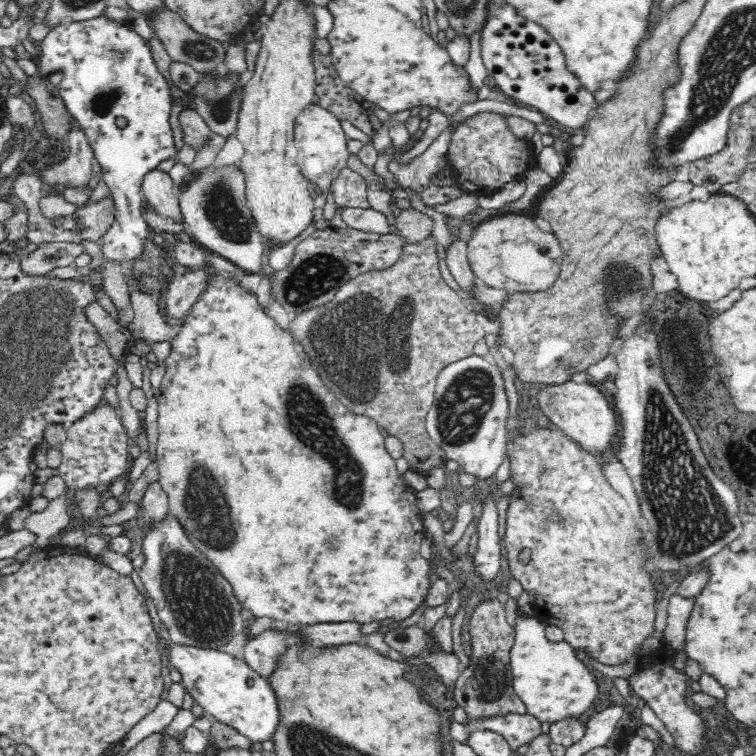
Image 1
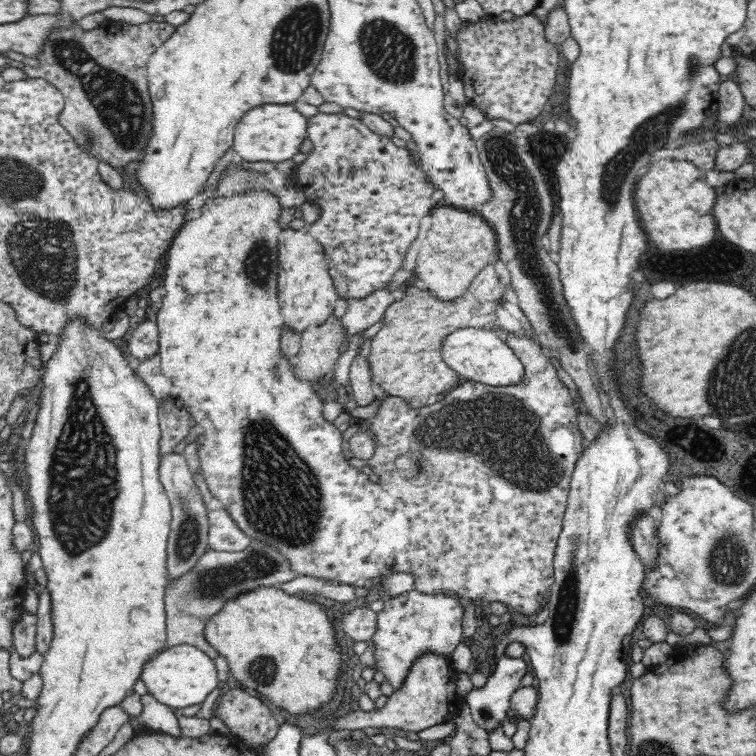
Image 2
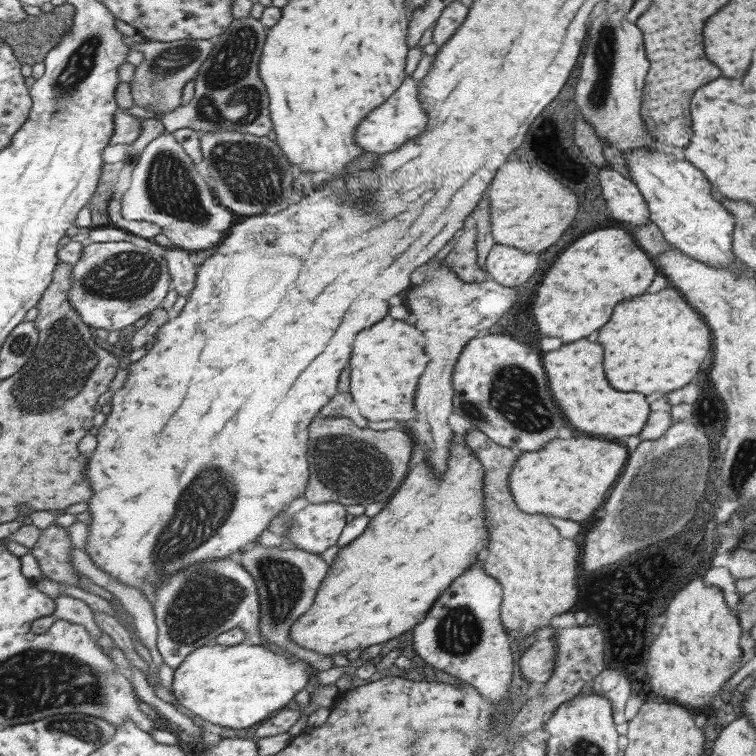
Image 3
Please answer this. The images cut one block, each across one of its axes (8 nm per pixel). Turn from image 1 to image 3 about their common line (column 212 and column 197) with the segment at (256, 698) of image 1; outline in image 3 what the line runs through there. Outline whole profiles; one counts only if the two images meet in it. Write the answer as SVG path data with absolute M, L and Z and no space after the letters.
M243 642L239 646L223 646L211 644L195 650L187 662L173 676L173 696L177 698L177 706L185 712L191 712L197 720L207 720L211 724L219 724L221 728L249 728L257 722L265 722L273 718L279 710L291 708L295 702L295 694L311 684L311 678L317 676L319 670L303 660L287 658L285 654L275 654L265 646L251 646Z

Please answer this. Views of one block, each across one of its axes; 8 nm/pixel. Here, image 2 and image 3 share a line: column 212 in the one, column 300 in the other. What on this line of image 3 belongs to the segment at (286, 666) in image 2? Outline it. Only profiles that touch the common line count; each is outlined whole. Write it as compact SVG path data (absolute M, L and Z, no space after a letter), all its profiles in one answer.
M455 434L451 440L445 468L447 470L443 474L433 474L425 460L413 466L411 474L407 474L407 480L403 486L399 486L391 502L387 502L387 506L369 520L367 528L349 546L339 550L333 564L329 566L329 576L315 598L315 606L311 606L311 610L299 618L291 630L291 638L299 646L319 654L335 656L347 654L355 648L365 650L367 646L395 640L399 634L415 628L425 618L435 600L451 586L451 582L473 566L471 562L475 556L477 560L483 560L479 552L487 550L489 538L485 532L487 528L483 528L485 520L481 514L485 468L481 468L475 456L467 450L465 438L459 434Z

